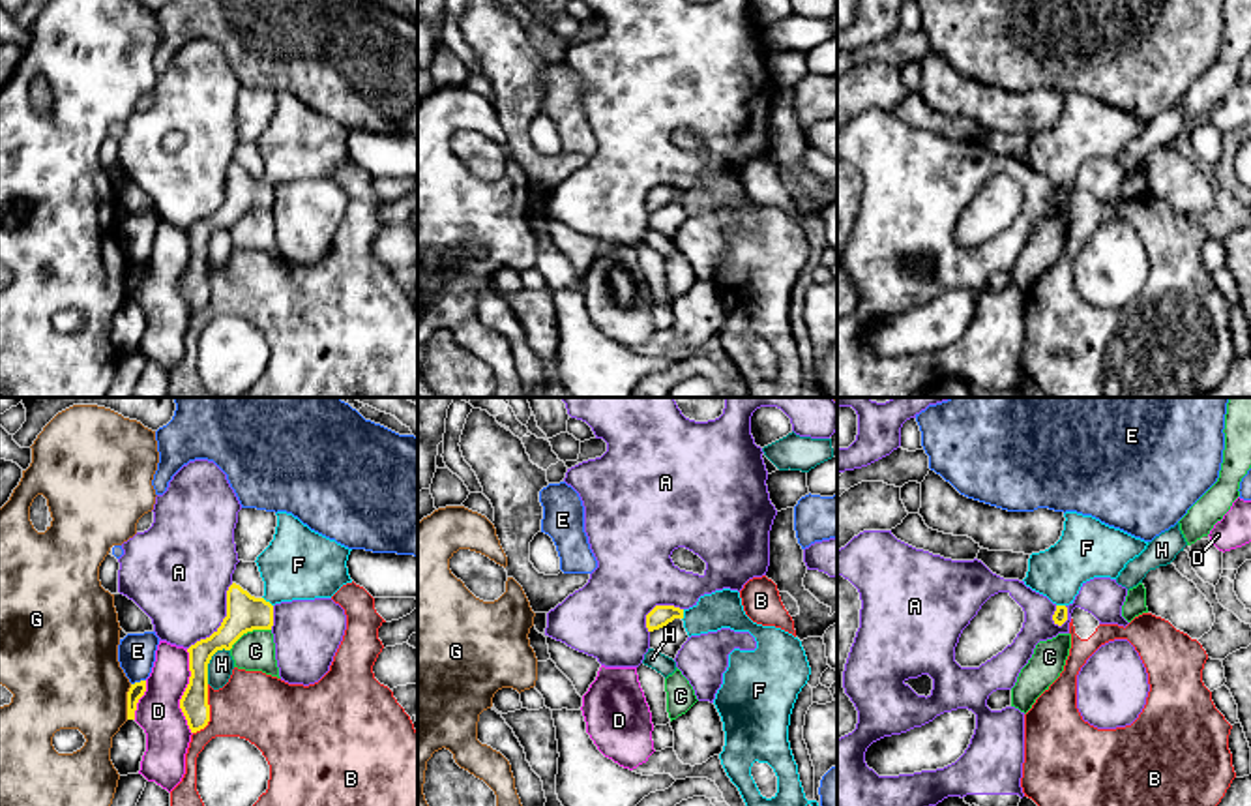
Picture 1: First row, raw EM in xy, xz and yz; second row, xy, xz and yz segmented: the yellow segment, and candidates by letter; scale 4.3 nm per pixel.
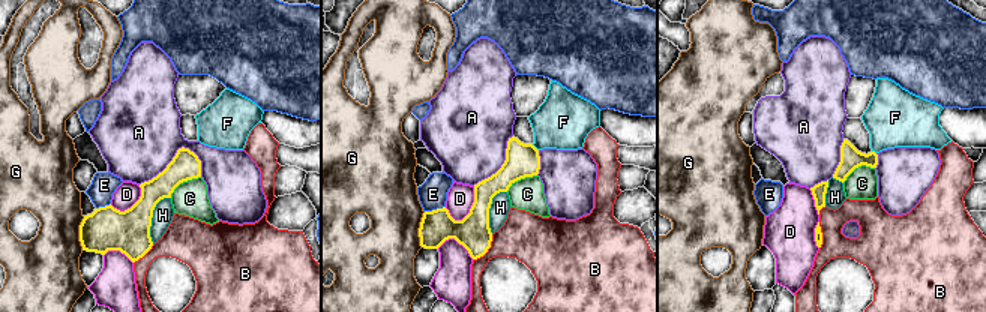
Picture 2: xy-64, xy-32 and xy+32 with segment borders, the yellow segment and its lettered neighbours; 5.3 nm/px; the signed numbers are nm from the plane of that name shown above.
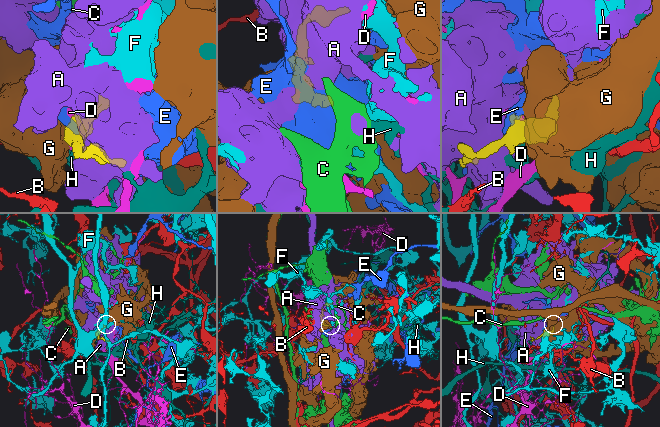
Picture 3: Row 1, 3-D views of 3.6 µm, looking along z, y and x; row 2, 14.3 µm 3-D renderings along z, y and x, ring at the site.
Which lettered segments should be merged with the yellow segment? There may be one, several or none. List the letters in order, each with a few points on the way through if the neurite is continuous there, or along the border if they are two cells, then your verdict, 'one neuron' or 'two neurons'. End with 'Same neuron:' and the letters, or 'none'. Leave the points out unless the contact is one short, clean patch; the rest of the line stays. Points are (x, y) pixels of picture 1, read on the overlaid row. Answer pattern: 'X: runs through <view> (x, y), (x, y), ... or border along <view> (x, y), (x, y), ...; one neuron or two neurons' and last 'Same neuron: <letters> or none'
A: two neurons
B: two neurons
C: border along xy (270, 628), (248, 630), (229, 649); two neurons
D: two neurons
E: two neurons
F: runs through xy (244, 613), (257, 613), (268, 602), (298, 565); one neuron
G: border along xy (132, 685), (126, 718); two neurons
H: two neurons
Same neuron: F

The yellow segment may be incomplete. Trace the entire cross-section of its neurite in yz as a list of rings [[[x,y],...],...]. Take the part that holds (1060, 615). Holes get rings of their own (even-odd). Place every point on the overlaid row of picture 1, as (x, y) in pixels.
[[[1064,514],[1060,540],[1045,551],[1032,553],[1026,587],[1047,596],[1056,611],[1054,624],[1067,620],[1067,605],[1081,587],[1094,577],[1116,579],[1129,560],[1139,557],[1148,542],[1109,527],[1092,515]]]

